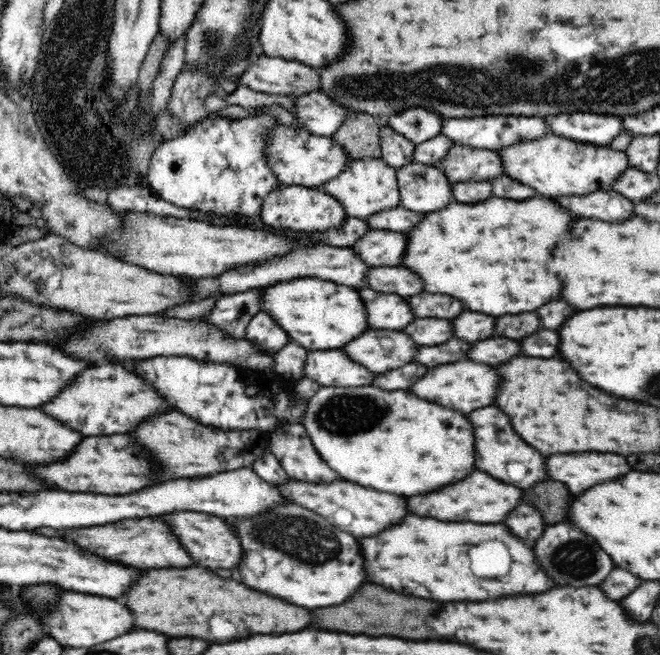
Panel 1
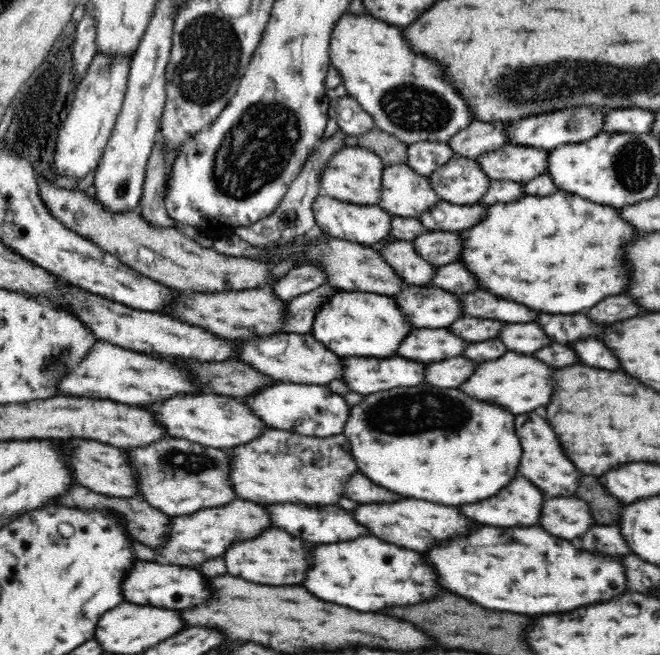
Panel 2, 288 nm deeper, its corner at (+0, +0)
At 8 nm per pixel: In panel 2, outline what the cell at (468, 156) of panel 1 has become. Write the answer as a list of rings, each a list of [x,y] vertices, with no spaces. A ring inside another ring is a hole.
[[[508,144],[508,146],[502,146],[500,150],[478,156],[476,162],[490,176],[490,180],[524,184],[548,172],[550,150]]]

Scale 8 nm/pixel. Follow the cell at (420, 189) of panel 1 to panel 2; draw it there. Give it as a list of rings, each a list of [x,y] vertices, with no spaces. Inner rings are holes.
[[[452,158],[432,174],[432,186],[444,202],[458,206],[478,204],[490,188],[490,176],[472,158]]]

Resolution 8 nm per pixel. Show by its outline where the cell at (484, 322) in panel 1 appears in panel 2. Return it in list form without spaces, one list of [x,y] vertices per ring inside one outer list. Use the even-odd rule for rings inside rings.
[[[504,324],[502,332],[498,338],[506,344],[510,352],[520,352],[520,354],[534,354],[542,348],[548,348],[552,338],[542,330],[540,324]],[[502,334],[502,336],[500,336]]]

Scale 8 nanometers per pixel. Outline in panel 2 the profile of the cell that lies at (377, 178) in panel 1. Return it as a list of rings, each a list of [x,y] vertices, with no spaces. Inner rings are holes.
[[[408,164],[384,168],[382,186],[384,190],[378,206],[394,218],[420,218],[442,202],[432,180],[416,174]]]

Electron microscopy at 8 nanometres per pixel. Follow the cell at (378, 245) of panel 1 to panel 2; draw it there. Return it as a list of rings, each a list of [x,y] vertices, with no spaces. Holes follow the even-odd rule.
[[[428,232],[412,240],[416,254],[422,254],[430,264],[442,268],[460,262],[464,250],[464,236],[458,232]]]

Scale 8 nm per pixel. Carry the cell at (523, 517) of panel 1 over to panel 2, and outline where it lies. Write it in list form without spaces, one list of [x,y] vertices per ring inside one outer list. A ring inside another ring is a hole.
[[[552,498],[544,506],[542,526],[554,536],[572,540],[584,536],[594,524],[594,512],[582,498]]]

